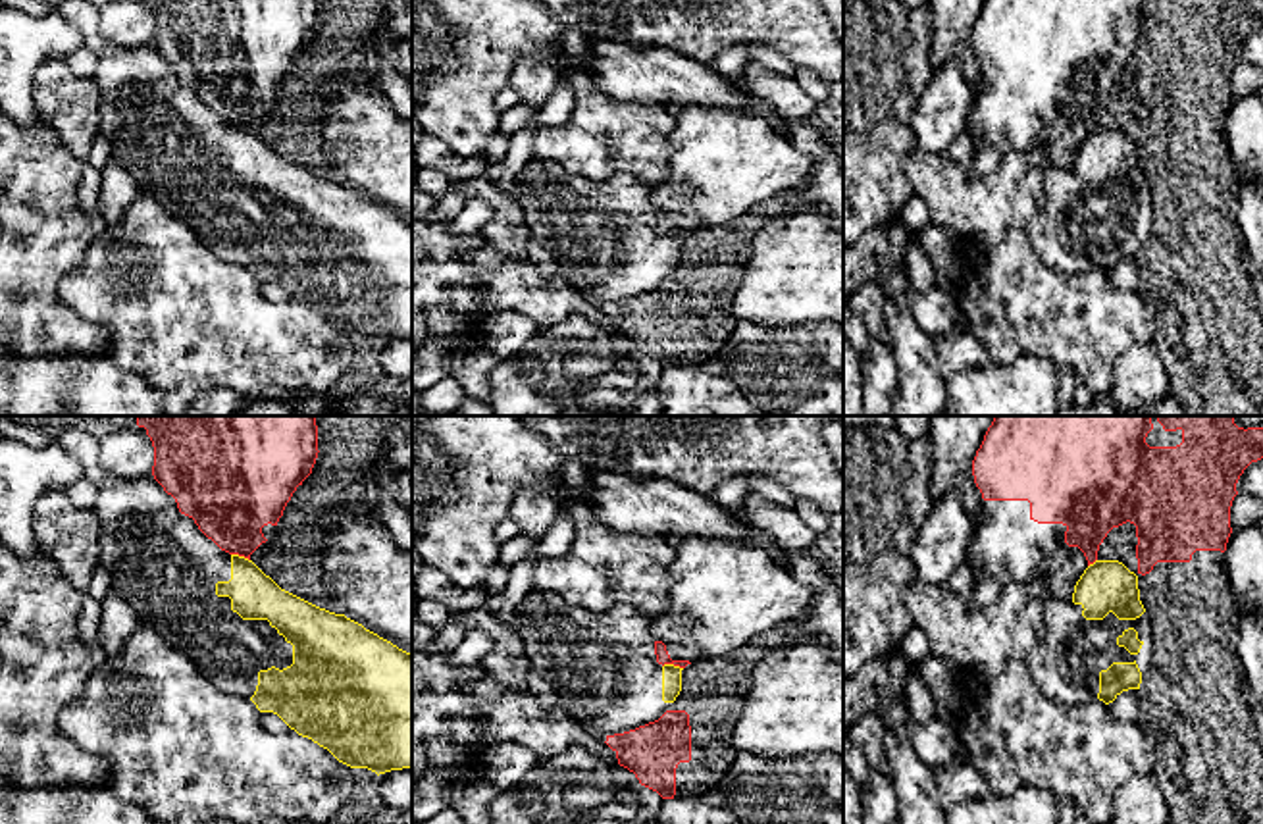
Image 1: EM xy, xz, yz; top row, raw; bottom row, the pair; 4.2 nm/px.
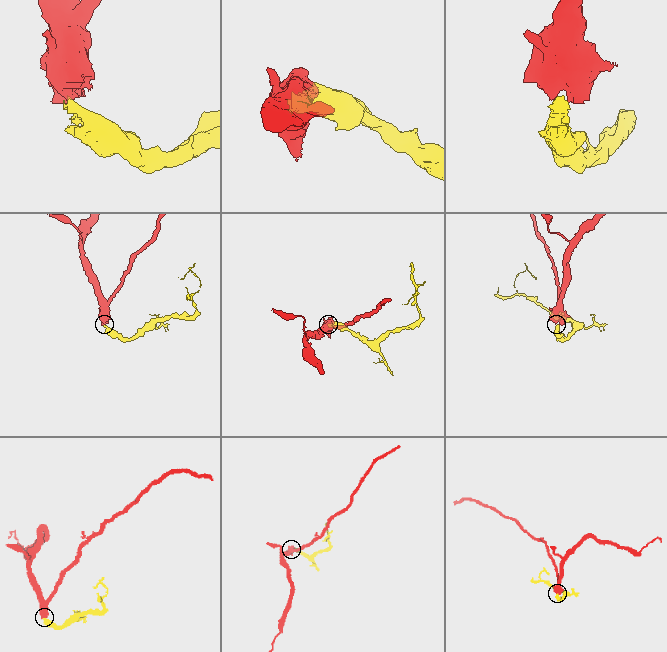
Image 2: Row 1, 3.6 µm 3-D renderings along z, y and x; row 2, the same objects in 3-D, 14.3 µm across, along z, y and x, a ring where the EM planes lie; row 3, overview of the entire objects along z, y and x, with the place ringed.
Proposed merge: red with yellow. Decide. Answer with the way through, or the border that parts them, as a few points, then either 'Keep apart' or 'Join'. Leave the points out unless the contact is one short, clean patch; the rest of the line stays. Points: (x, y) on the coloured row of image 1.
Boundary: xz (663, 665), (678, 665), (682, 669). Keep apart

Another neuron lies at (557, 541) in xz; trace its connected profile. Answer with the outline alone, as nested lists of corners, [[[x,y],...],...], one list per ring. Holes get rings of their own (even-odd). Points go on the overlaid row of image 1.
[[[562,504],[554,526],[537,541],[533,553],[508,568],[508,579],[501,591],[501,606],[495,614],[503,624],[516,628],[518,608],[531,591],[533,562],[537,558],[564,556],[574,545],[574,535],[574,522]]]

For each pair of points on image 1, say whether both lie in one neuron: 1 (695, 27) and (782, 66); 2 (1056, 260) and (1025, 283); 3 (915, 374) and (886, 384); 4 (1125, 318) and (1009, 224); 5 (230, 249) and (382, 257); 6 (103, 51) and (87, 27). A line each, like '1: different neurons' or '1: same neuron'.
1: different neurons
2: different neurons
3: different neurons
4: same neuron
5: same neuron
6: same neuron

